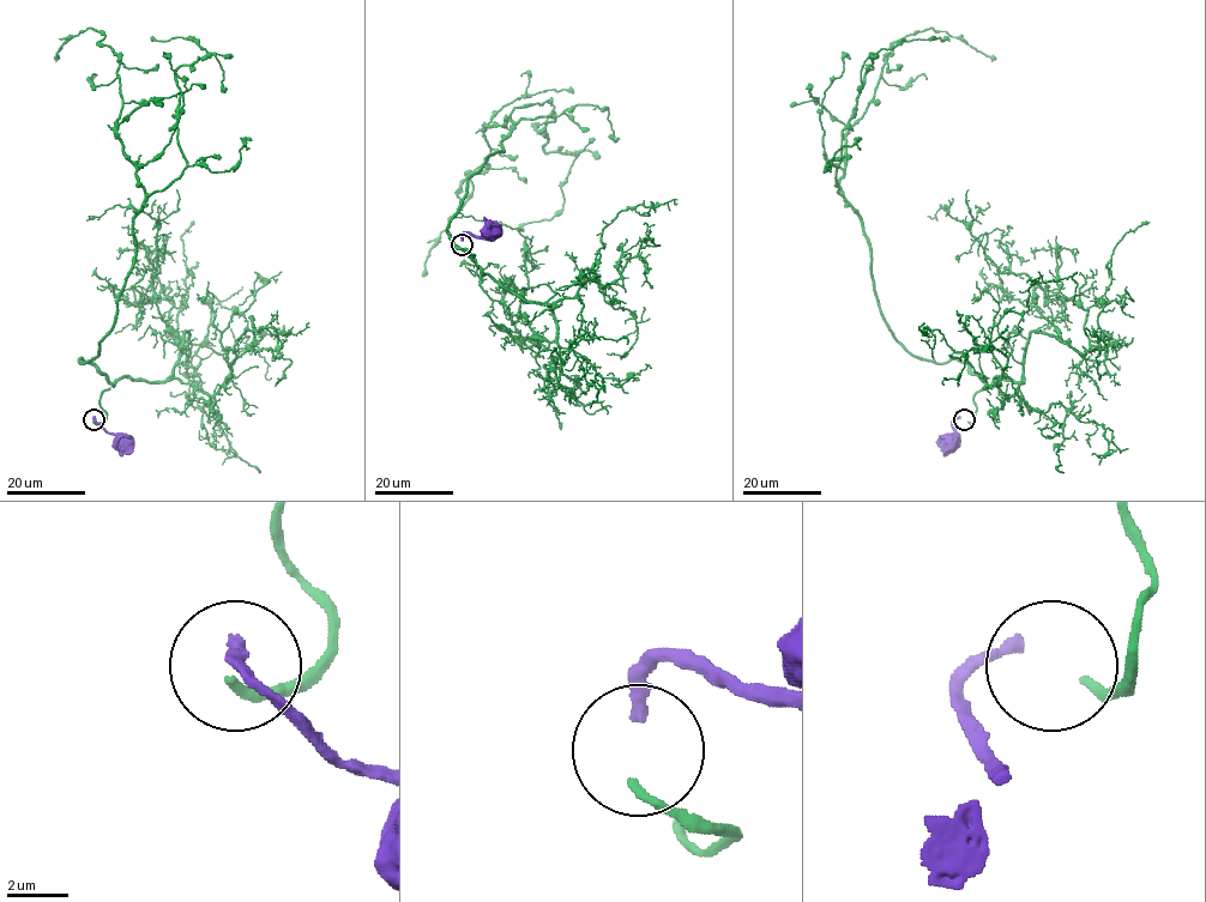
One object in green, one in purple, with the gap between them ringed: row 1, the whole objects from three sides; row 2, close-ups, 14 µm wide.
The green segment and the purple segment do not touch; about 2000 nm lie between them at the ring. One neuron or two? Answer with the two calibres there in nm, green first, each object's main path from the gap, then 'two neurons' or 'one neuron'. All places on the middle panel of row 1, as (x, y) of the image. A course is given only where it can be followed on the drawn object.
340/440 nm | green via (462, 248), (480, 268), (450, 219), (510, 120), (484, 127), (487, 167), (468, 175), (471, 197), (423, 276) | purple via (463, 241), (465, 232), (476, 237), (492, 234) | one neuron

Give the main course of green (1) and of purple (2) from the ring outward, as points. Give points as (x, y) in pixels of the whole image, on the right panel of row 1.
1: (968, 422), (988, 386), (965, 362), (915, 357), (887, 327), (839, 179), (894, 42), (932, 28), (995, 59)
2: (960, 418), (952, 422), (957, 433), (953, 443)

